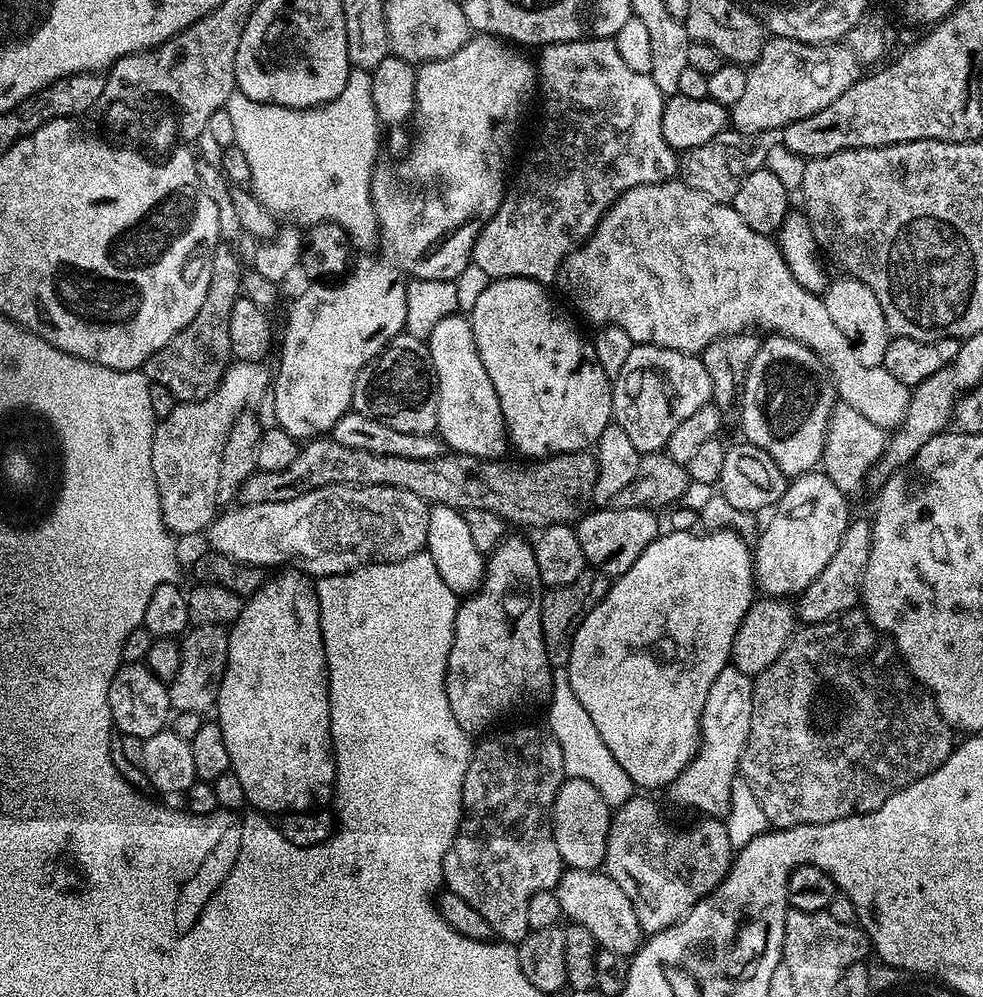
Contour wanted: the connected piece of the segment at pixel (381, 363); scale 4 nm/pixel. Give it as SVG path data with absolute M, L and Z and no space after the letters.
M401 334L393 338L387 348L379 356L370 361L358 374L354 382L352 408L366 414L378 422L386 422L386 426L394 426L394 430L406 430L414 434L432 434L436 432L436 371L430 358L427 343L416 336Z

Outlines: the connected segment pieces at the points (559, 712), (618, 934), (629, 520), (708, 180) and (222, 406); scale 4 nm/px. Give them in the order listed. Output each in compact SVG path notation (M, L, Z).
M560 670L553 675L552 698L547 705L547 712L549 724L547 727L564 751L565 777L590 782L600 791L609 808L613 810L621 808L634 795L632 779L630 774L626 774L626 770L622 770L622 766L618 766L618 761L614 759L614 754L610 754L606 742L602 742L590 714L586 714L582 702L578 702L574 695L567 671Z
M568 868L554 891L558 898L561 917L578 926L586 926L586 930L594 934L600 948L631 958L644 943L646 934L640 929L638 914L634 914L630 898L622 894L622 886L618 886L618 882L614 882L614 878L610 878L607 872Z
M600 506L585 512L574 525L578 534L578 546L582 546L585 561L595 571L603 572L609 578L626 574L626 570L638 562L638 554L642 554L642 550L646 550L646 546L650 546L650 542L661 535L662 524L660 528L656 516L657 513L650 508Z
M725 130L718 134L718 138L710 138L710 142L702 146L687 149L678 160L679 175L690 186L694 186L694 190L702 190L706 198L714 198L720 204L729 203L734 194L738 194L742 178L765 167L769 145L762 141L760 136L747 136L744 132Z
M236 360L229 363L220 384L205 400L185 404L177 402L174 410L156 425L152 439L152 465L158 482L160 509L164 525L177 537L203 533L218 515L218 466L222 466L222 446L232 424L249 406L256 406L260 395L270 388L267 363Z

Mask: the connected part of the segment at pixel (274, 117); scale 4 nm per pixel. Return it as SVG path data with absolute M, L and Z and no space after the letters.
M352 68L346 78L346 86L342 86L342 94L338 94L338 98L334 98L325 104L319 104L317 108L283 108L277 104L267 104L266 102L254 102L254 98L246 98L240 91L233 92L226 109L230 114L231 124L234 126L234 147L242 150L242 155L247 159L250 166L250 178L252 186L250 191L256 195L258 202L262 202L262 206L266 206L266 210L277 218L289 216L291 223L296 226L311 226L321 224L329 220L338 226L342 226L342 230L346 230L348 237L352 239L353 249L368 250L368 248L377 243L380 226L376 223L376 215L374 214L374 206L372 205L372 169L378 163L376 155L380 152L380 140L382 144L382 134L380 138L380 130L382 123L378 113L375 110L373 95L372 73L362 70L361 68Z

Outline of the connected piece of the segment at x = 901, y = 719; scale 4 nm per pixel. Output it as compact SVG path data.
M857 606L850 611L844 612L841 616L835 616L833 620L823 620L817 624L804 624L799 630L792 633L792 640L762 670L760 675L755 677L752 685L752 721L750 722L750 734L746 746L742 750L742 758L738 765L739 775L746 781L750 790L754 792L754 798L758 800L759 806L766 814L769 825L773 829L793 828L803 824L825 824L834 822L842 818L851 816L865 816L867 812L878 810L886 798L890 798L898 790L918 782L926 774L938 770L942 762L951 754L954 747L954 729L945 722L934 698L927 690L913 678L909 672L904 660L896 651L895 644L889 636L878 631L872 623L869 622L868 616L864 613L863 607Z

